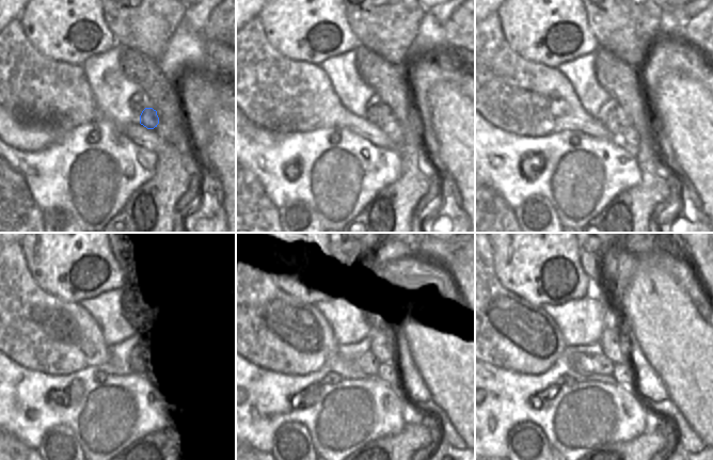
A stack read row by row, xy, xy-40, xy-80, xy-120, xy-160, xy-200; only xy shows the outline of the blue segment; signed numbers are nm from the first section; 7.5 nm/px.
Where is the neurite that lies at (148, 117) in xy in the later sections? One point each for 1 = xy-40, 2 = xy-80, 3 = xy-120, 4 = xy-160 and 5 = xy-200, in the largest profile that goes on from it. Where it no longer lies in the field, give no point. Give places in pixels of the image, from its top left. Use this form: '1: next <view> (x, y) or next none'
1: next xy-40 (380, 114)
2: next xy-80 (616, 119)
3: next xy-120 (142, 355)
4: next xy-160 (379, 346)
5: next xy-200 (616, 346)

